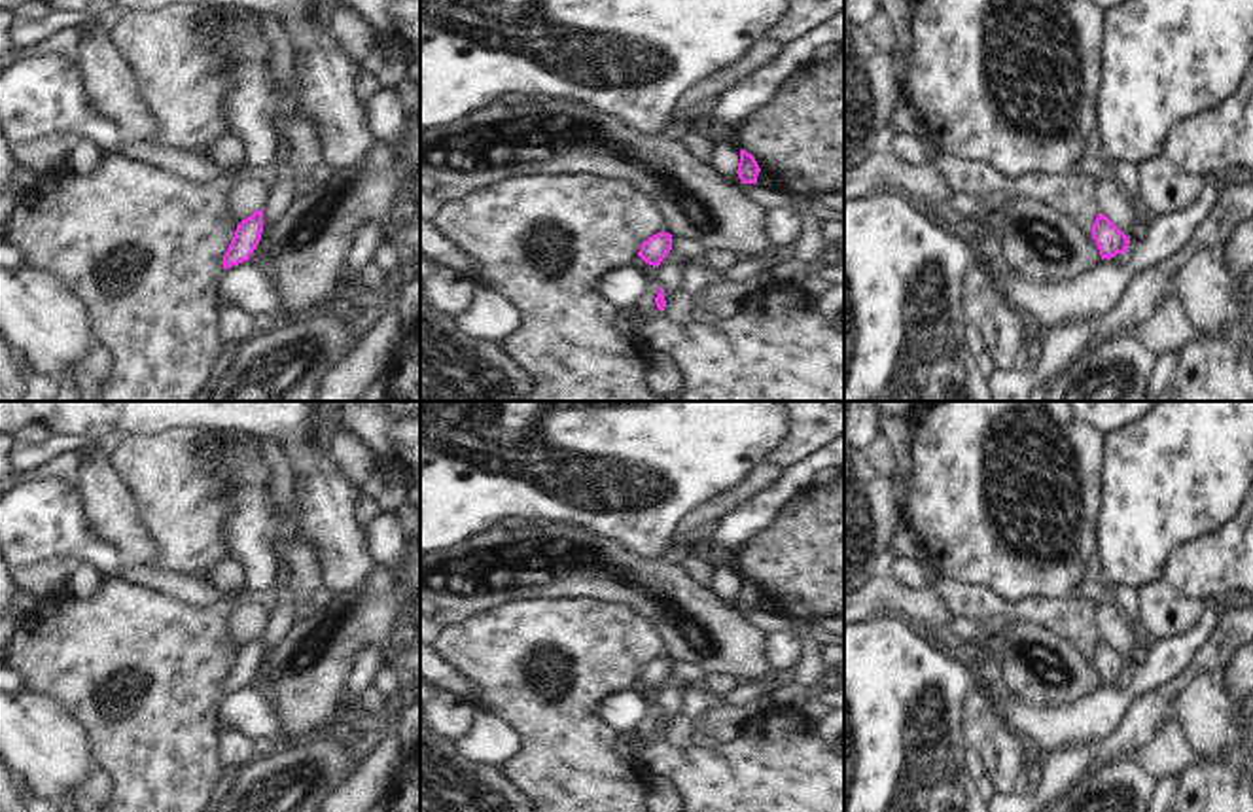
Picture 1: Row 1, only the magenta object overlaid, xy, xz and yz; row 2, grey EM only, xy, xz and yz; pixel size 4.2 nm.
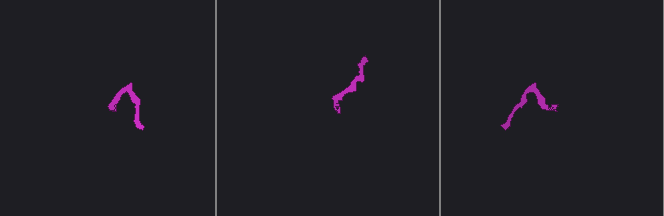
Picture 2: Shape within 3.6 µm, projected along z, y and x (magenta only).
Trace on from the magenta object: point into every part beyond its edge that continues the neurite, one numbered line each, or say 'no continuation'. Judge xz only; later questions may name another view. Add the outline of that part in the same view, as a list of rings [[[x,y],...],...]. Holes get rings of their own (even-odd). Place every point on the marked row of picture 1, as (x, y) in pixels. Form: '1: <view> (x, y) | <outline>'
no continuation

